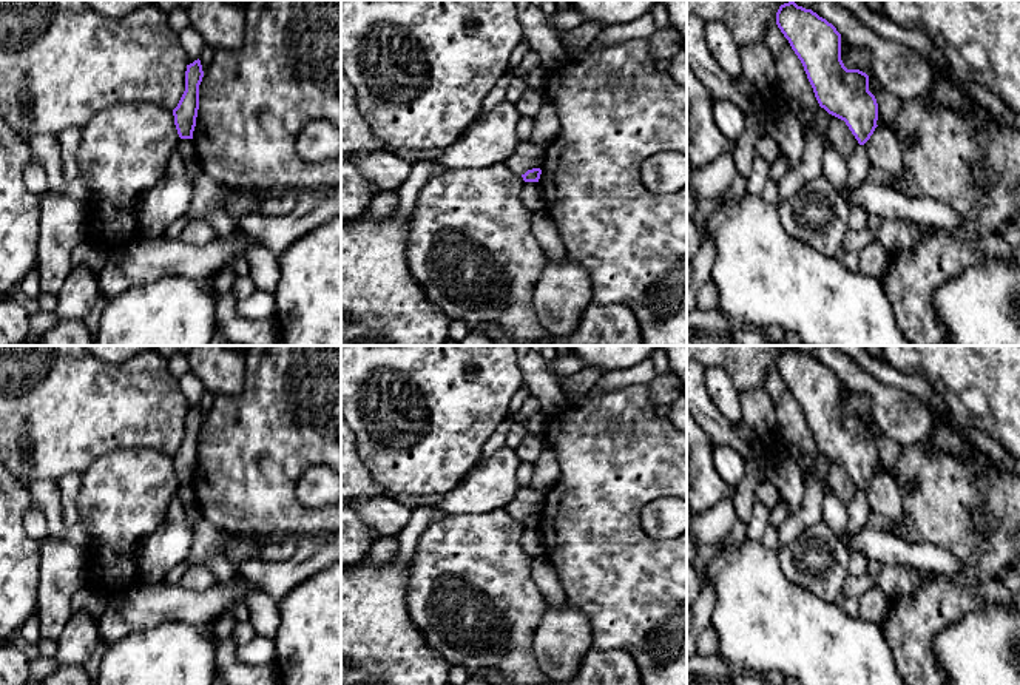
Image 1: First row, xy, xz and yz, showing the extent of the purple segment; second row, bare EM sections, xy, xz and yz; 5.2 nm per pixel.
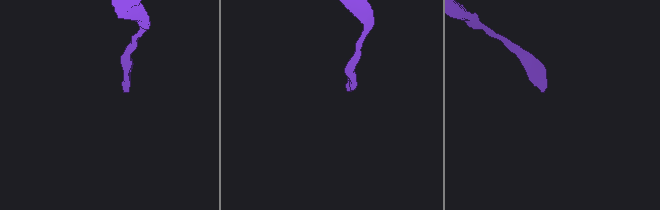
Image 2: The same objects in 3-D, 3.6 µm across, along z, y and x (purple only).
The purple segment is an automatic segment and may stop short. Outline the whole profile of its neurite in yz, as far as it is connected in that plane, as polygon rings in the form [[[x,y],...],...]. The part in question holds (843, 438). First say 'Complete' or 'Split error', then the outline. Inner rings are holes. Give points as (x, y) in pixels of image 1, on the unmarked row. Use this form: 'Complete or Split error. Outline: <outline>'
Complete. Outline: [[[795,347],[779,352],[776,370],[801,406],[819,452],[844,466],[858,489],[864,491],[878,472],[878,449],[869,437],[869,421],[844,412],[841,380]]]

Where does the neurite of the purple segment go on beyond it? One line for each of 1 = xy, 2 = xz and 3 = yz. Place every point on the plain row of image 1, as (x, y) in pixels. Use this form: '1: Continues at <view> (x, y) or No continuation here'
1: No continuation here
2: No continuation here
3: No continuation here

